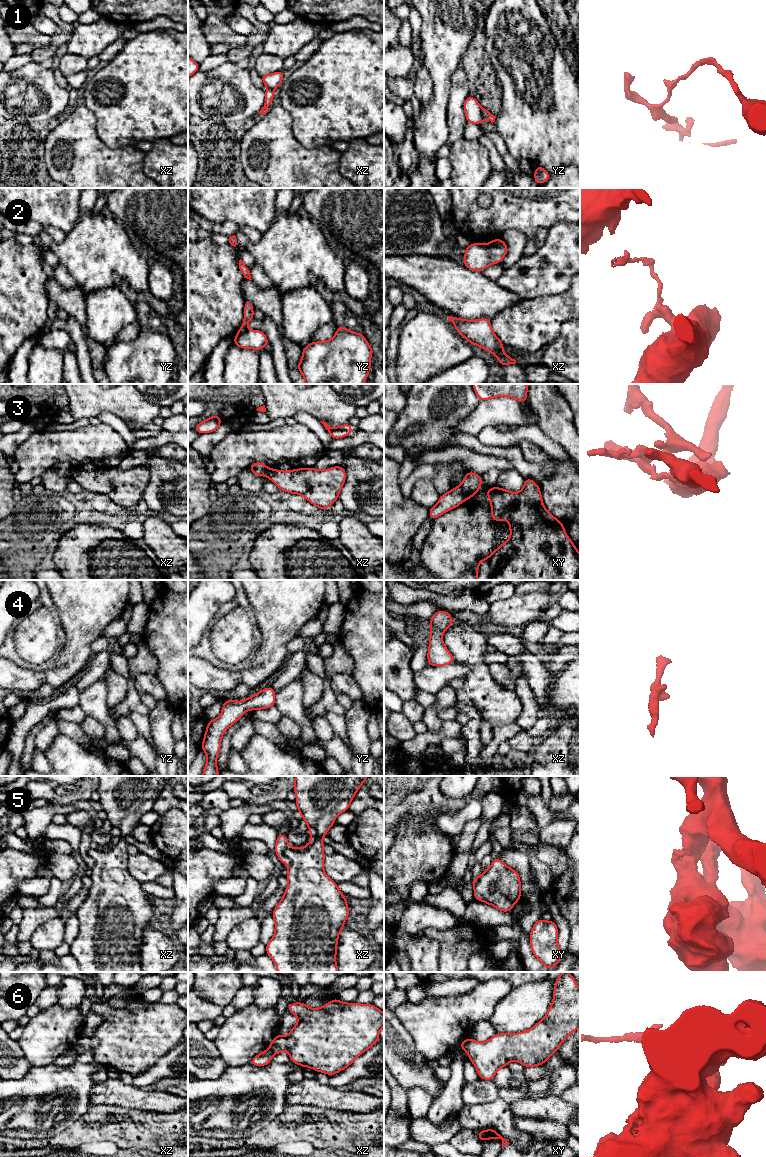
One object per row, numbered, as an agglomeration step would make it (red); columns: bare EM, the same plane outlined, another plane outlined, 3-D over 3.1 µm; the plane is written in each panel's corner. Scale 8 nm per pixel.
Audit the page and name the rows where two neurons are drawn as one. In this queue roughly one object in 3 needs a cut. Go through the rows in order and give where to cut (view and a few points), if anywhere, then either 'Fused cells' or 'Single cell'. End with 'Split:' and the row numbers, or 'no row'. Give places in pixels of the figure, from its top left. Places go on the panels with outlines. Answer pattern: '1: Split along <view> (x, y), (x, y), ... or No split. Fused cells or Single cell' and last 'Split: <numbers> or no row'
1: Split along yz (480, 108), (483, 120). Fused cells
2: Split along yz (247, 330), (238, 333). Fused cells
3: Split along xy (460, 486), (467, 498). Fused cells
4: No split. Single cell
5: Split along xz (284, 849), (283, 855), (289, 862). Fused cells
6: Split along xz (268, 1049), (273, 1053). Fused cells
Split: 1, 2, 3, 5, 6

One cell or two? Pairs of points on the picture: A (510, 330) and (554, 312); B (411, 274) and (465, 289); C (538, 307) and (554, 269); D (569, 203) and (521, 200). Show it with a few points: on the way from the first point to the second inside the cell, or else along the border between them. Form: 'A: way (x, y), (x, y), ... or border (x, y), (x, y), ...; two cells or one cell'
A: way (521, 327), (536, 323), (543, 317); one cell
B: way (424, 274), (437, 278), (452, 287); one cell
C: border (565, 291), (524, 301); two cells
D: way (557, 200), (533, 200); one cell

